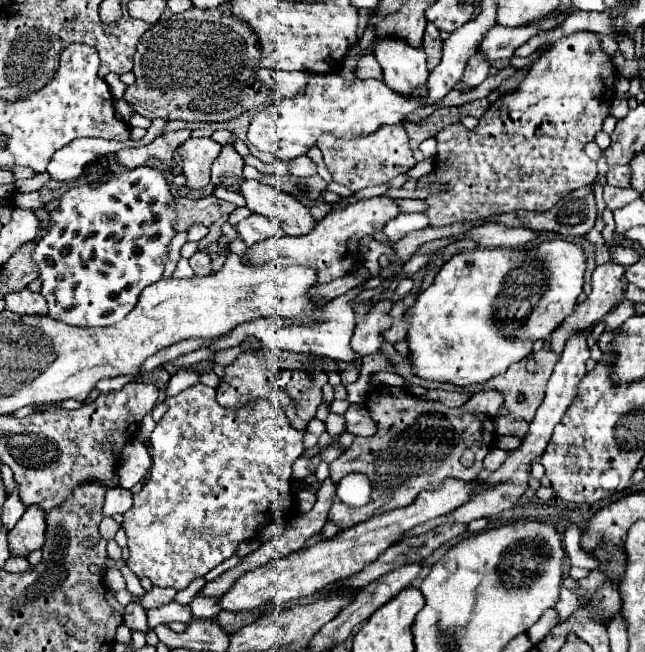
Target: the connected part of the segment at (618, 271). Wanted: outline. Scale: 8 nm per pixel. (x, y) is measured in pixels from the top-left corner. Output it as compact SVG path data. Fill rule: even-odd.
M606 262L594 270L592 294L588 296L584 308L580 308L580 316L584 316L584 318L572 318L572 320L568 318L566 322L560 324L560 328L550 338L552 352L556 352L560 356L564 350L564 344L568 342L568 338L572 334L590 330L614 306L618 306L622 302L622 298L624 298L624 284L622 284L624 270L626 268L622 268L620 264L614 264L614 262Z

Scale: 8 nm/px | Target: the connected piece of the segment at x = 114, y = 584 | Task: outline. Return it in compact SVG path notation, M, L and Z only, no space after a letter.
M108 568L108 570L106 570L104 582L106 582L106 586L108 586L112 592L126 588L126 582L124 582L122 572L120 572L120 570L114 570L114 568Z

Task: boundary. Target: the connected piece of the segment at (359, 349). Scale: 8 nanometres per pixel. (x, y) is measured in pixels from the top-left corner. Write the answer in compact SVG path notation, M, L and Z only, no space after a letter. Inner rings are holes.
M378 302L372 306L372 310L362 316L356 324L354 336L352 336L352 350L360 356L374 354L382 346L382 330L390 328L392 318L390 318L390 308L392 302Z

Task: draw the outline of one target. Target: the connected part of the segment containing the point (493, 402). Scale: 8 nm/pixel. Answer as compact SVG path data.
M486 390L486 392L474 394L462 406L462 410L464 412L470 412L470 414L484 414L484 416L492 418L494 414L498 414L500 404L502 404L502 396L498 396L498 392L494 392L494 390Z

